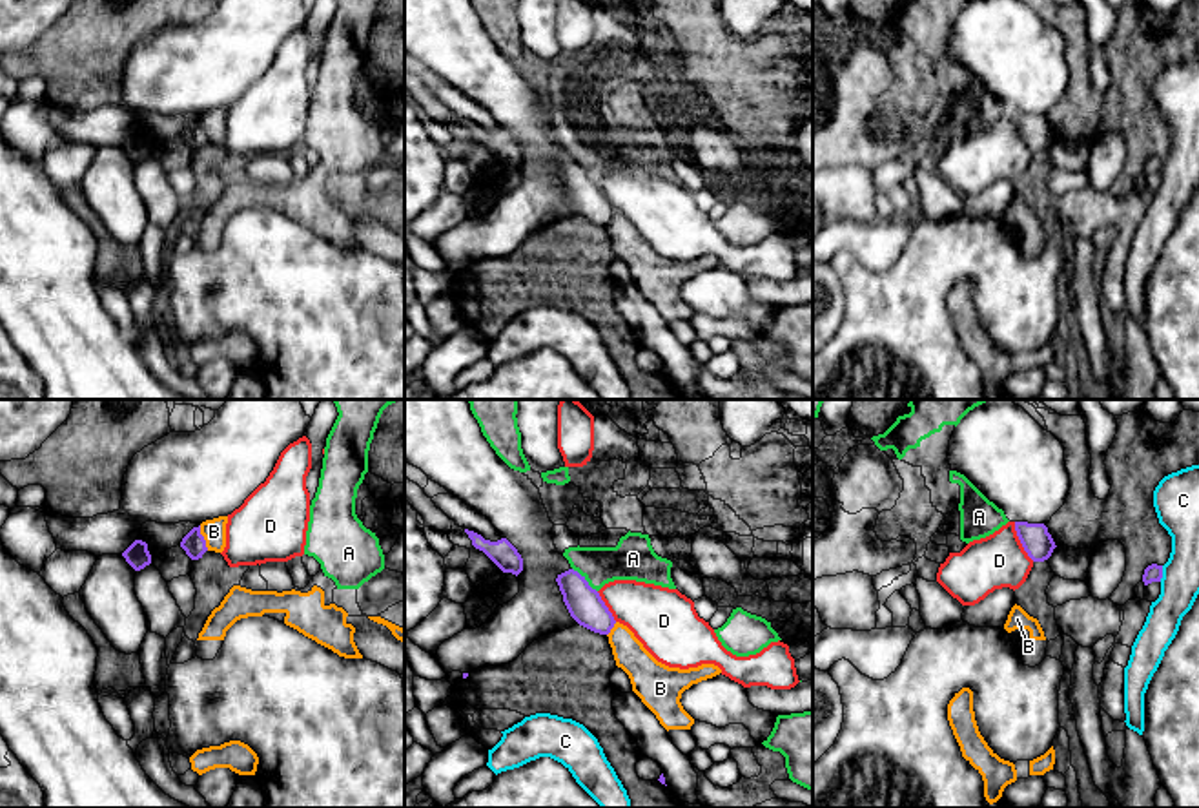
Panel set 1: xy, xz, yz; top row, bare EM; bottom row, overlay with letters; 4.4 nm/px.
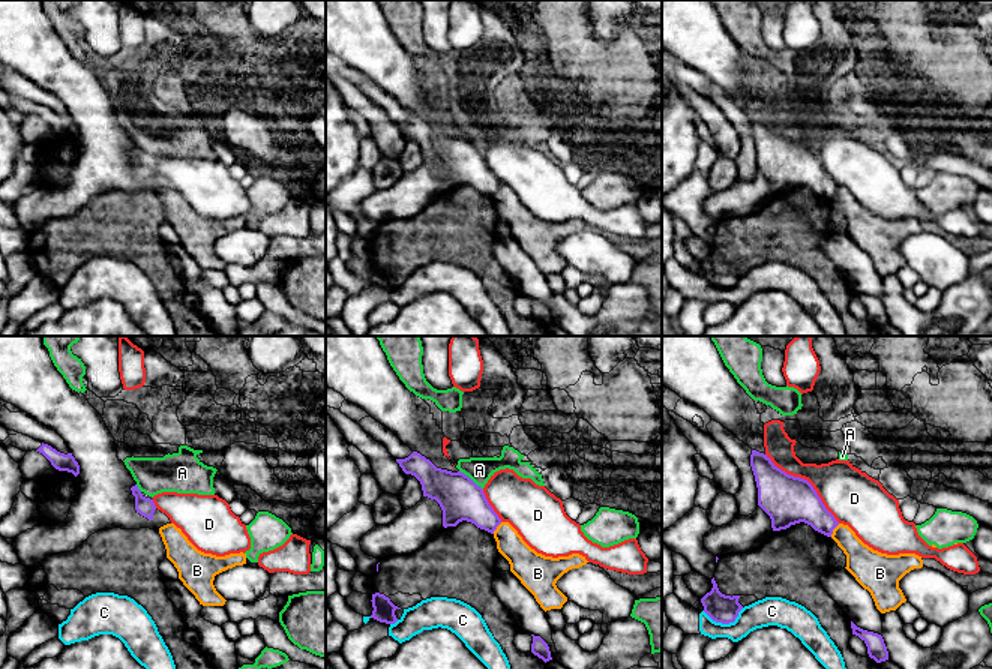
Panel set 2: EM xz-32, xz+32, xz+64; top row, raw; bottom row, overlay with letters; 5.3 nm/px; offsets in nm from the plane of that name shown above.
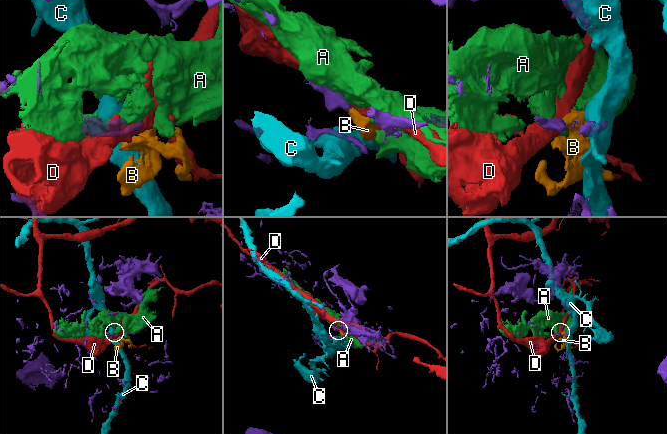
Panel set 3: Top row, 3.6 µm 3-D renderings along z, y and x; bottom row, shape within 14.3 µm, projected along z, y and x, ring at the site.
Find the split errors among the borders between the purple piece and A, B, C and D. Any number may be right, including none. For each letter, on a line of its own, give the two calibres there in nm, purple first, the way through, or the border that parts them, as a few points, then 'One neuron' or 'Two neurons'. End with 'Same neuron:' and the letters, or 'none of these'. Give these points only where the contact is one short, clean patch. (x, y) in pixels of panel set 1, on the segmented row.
A: Thickness 160 nm (purple) against 190 nm. Two neurons
B: Thickness 100 nm (purple) against 110 nm. Boundary: xy (199, 526), (208, 549). Two neurons
C: Thickness 80 nm (purple) against 180 nm. Two neurons
D: Thickness 140 nm (purple) against 240 nm. Two neurons
Same neuron: none of these

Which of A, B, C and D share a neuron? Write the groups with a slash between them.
A B / C / D

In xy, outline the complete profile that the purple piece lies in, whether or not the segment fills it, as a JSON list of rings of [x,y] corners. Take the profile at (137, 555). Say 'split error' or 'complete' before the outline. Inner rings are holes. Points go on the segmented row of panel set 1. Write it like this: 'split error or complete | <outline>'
complete | [[[135,540],[124,553],[122,556],[126,562],[135,569],[140,571],[146,565],[151,564],[151,554],[148,551],[148,544],[142,540]]]

